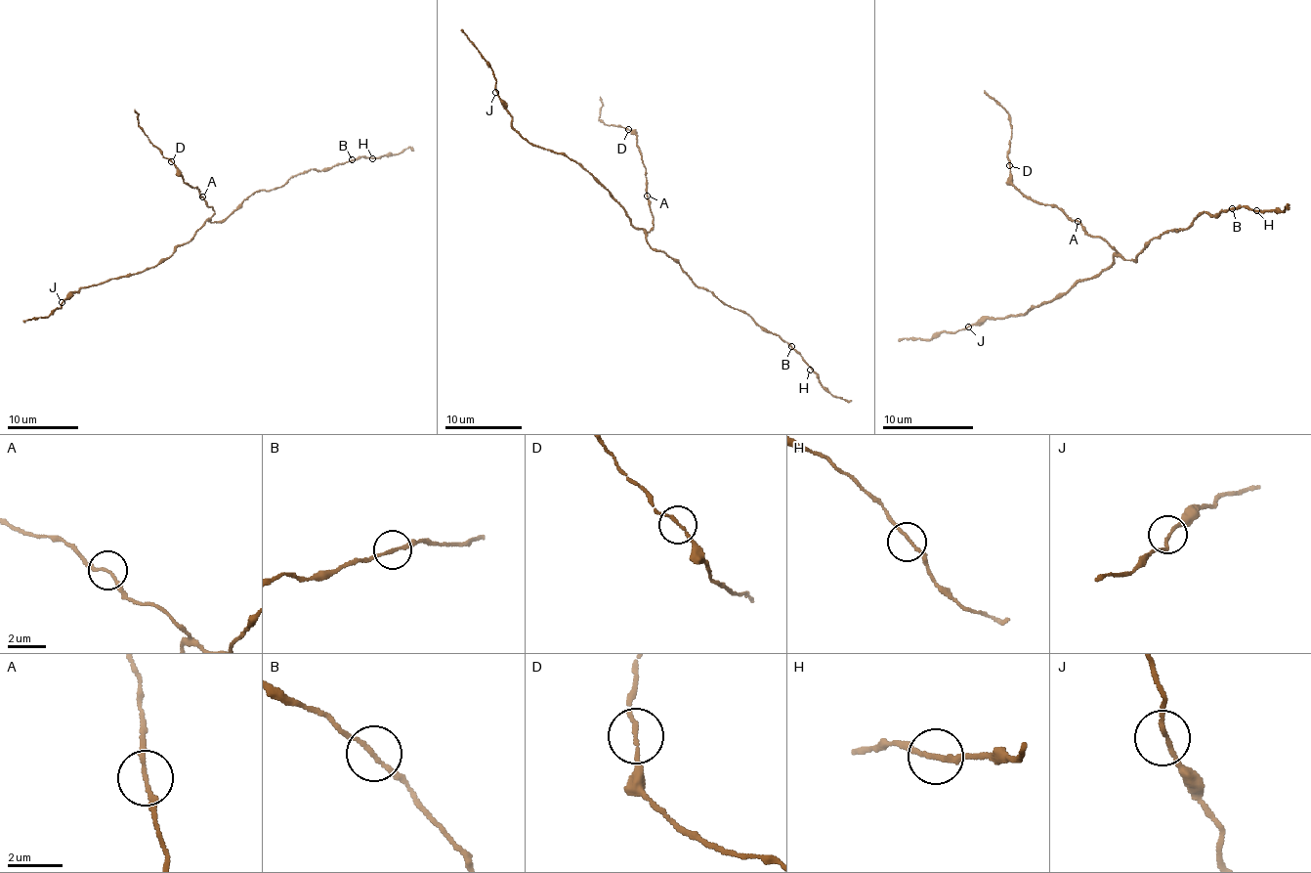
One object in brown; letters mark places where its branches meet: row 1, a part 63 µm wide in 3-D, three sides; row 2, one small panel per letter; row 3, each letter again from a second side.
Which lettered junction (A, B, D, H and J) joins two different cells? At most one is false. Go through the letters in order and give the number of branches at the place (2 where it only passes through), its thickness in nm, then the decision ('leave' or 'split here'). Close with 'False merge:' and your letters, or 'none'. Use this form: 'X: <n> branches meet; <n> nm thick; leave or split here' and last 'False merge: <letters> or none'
A: 2 branches meet; 150 nm thick; leave
B: 2 branches meet; 150 nm thick; leave
D: 2 branches meet; 130 nm thick; leave
H: 2 branches meet; 150 nm thick; leave
J: 2 branches meet; 140 nm thick; leave
False merge: none

